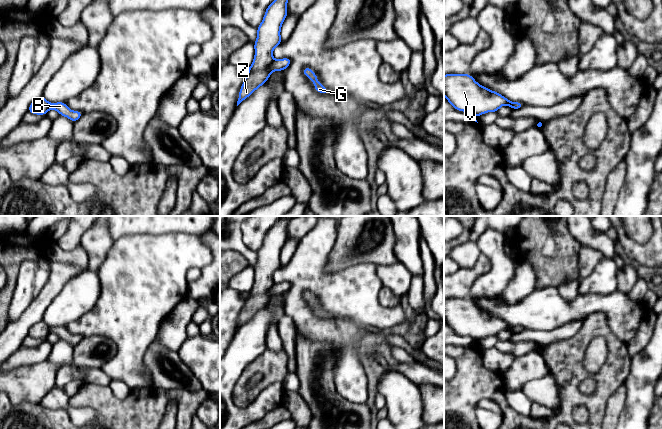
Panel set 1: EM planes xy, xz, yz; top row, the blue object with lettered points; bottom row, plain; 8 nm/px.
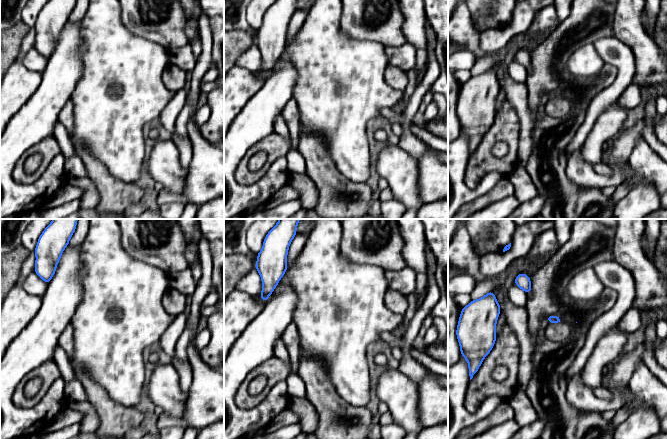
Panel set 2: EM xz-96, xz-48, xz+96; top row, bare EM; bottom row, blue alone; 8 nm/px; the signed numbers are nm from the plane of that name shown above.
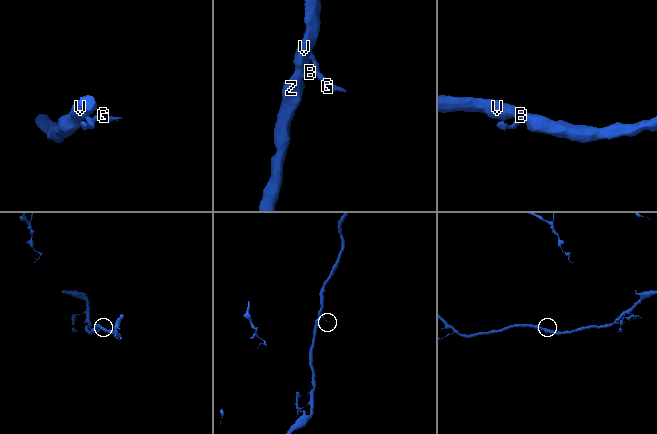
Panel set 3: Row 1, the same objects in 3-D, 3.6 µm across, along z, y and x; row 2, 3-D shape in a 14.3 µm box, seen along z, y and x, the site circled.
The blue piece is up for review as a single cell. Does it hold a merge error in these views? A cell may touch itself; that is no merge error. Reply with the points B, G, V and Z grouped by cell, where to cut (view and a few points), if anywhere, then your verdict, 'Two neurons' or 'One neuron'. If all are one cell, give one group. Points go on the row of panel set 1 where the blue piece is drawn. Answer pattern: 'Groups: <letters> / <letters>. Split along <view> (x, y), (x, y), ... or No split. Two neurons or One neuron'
Groups: B G / V Z. Split along xz (274, 60), (268, 69), (269, 73). Two neurons

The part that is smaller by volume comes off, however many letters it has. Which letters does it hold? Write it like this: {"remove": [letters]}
{"remove": ["B", "G"]}

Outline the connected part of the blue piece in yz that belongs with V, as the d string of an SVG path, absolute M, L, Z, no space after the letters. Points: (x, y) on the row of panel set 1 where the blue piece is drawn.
M470 74L444 75L444 96L458 111L469 112L476 118L487 112L497 112L503 105L513 108L513 102L501 94L478 84Z

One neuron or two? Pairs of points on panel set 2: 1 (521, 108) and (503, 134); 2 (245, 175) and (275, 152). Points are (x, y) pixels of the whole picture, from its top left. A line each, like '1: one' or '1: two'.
1: two
2: one

